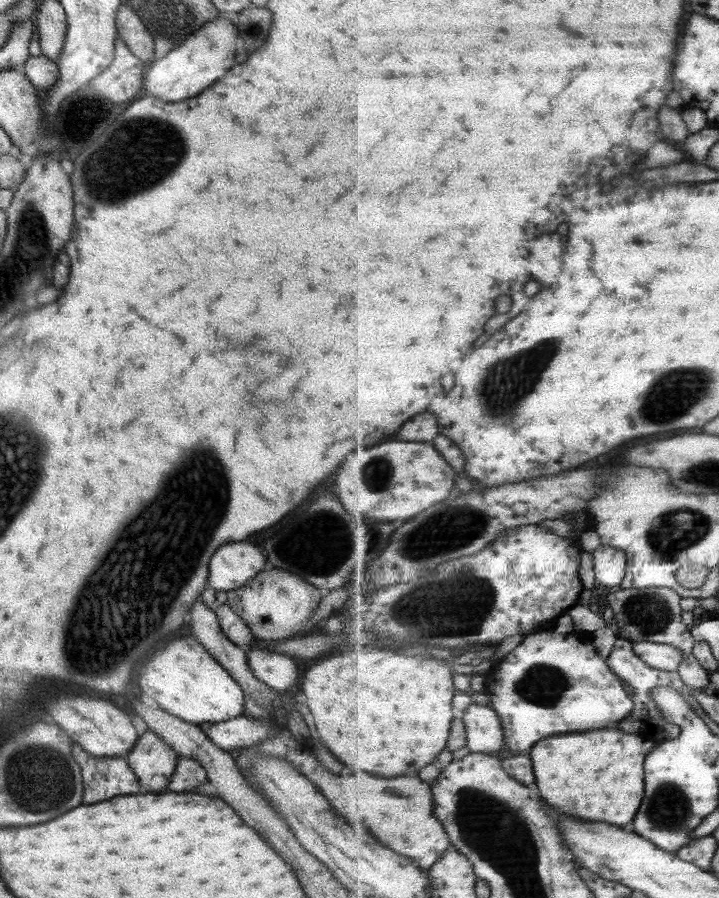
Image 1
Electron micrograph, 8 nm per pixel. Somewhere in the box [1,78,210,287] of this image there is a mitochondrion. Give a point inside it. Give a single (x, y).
(32, 237)

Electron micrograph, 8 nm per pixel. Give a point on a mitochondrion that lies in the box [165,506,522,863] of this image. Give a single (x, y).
(469, 525)

